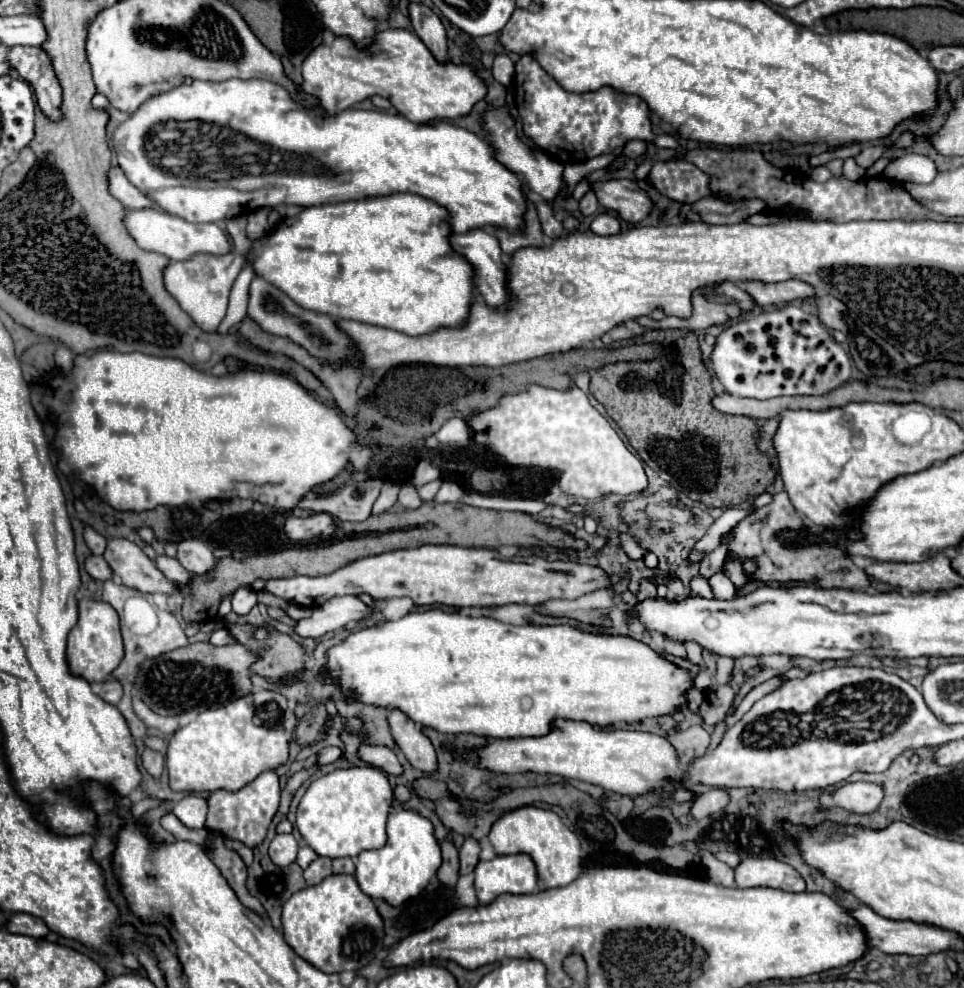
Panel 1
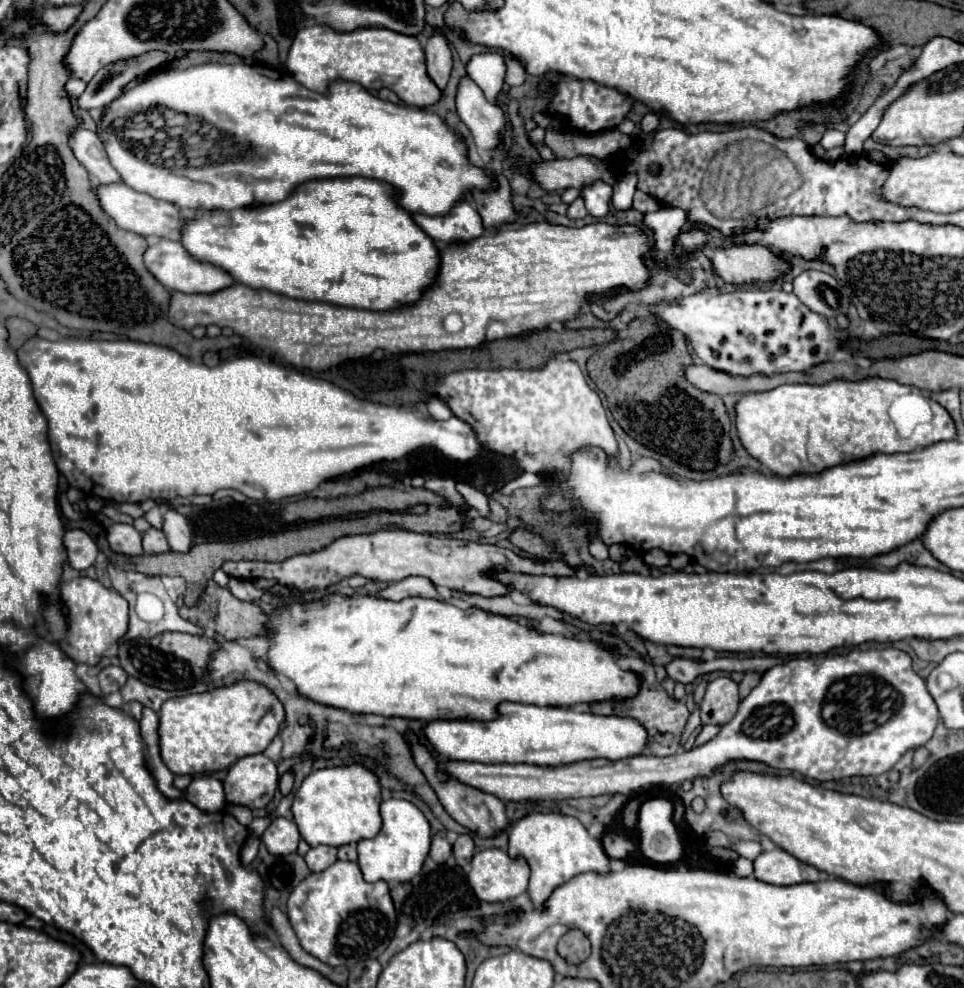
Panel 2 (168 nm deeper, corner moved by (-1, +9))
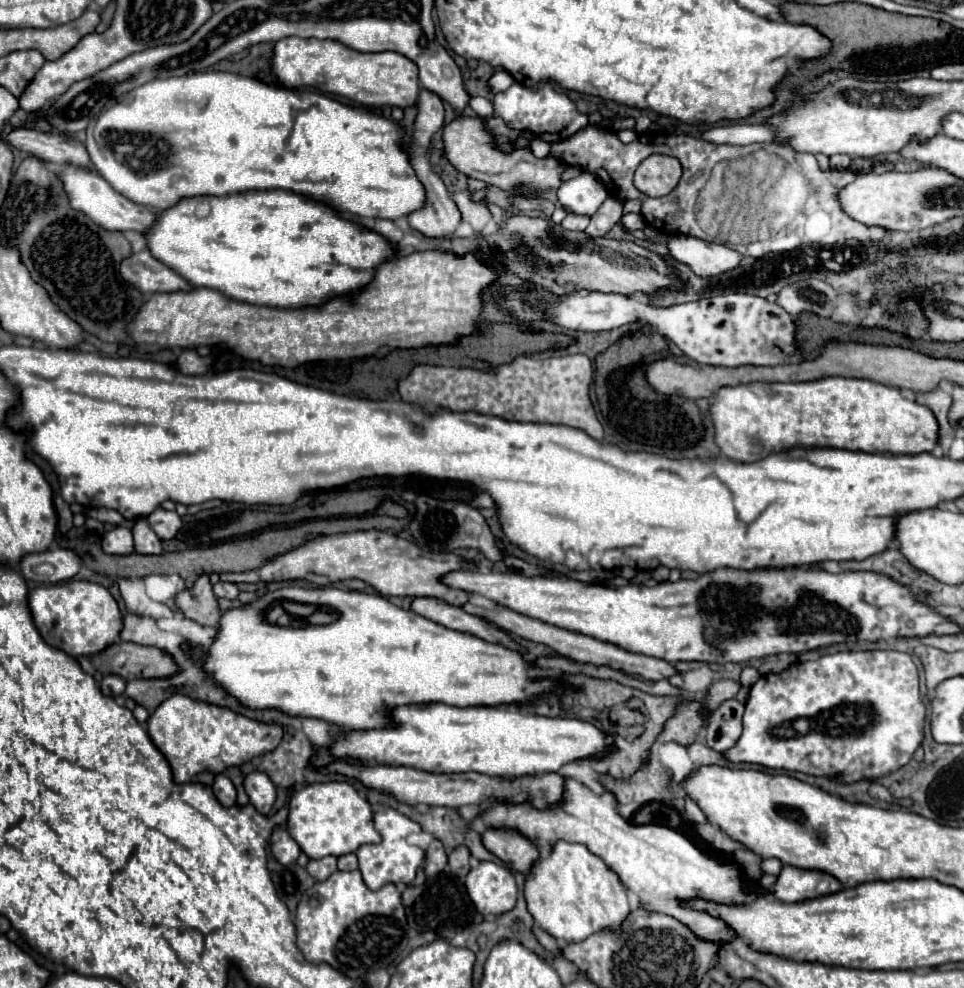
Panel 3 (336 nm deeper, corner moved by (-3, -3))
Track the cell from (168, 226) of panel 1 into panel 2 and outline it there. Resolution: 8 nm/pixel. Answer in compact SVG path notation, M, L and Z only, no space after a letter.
M119 182L119 184L95 184L93 192L95 192L103 212L107 212L115 220L115 224L123 230L131 230L131 232L141 234L141 236L155 234L155 236L163 238L163 236L175 236L185 224L177 206L163 202L163 200L155 200L149 194L137 192L129 186L125 186L123 182Z

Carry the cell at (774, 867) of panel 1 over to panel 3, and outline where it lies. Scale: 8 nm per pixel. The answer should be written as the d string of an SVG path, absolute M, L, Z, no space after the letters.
M783 866L775 884L773 896L783 902L803 902L823 894L833 894L841 888L841 882L817 870L799 870L793 866Z

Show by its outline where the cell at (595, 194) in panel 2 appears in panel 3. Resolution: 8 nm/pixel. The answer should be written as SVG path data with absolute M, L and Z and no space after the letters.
M581 172L577 178L563 182L557 190L559 202L573 214L593 216L609 196L607 188L591 172Z

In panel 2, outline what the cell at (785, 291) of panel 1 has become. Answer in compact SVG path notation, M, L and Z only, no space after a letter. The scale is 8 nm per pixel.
M735 244L731 248L713 248L711 266L715 276L725 282L769 282L789 270L789 264L761 244Z

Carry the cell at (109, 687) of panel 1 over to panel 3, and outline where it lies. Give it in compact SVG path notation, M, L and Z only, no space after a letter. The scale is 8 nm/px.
M105 676L101 682L101 692L109 698L117 698L125 692L125 680L121 680L121 676Z

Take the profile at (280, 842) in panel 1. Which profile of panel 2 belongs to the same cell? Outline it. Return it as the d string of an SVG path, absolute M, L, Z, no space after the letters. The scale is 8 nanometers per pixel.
M277 816L271 820L267 830L261 834L261 842L267 846L271 854L277 854L277 856L295 852L299 840L301 836L299 836L295 822L287 818L277 818Z

